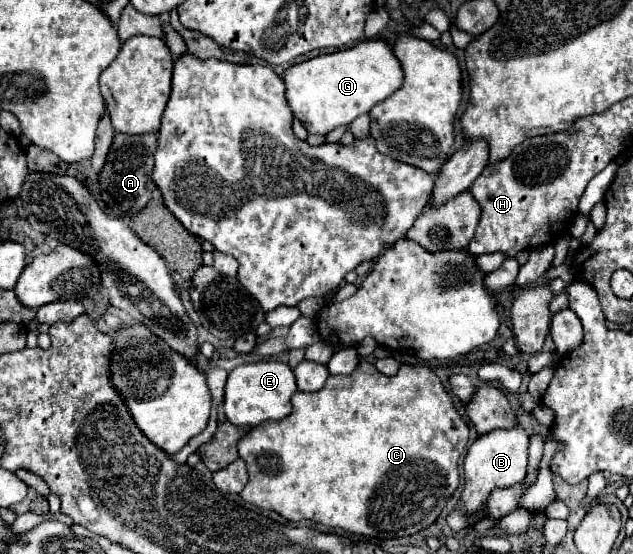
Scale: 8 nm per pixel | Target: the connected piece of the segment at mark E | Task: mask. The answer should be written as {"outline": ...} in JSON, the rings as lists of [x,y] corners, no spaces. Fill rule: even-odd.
{"outline":[[[265,359],[257,363],[243,363],[235,367],[225,383],[225,397],[223,407],[225,415],[233,425],[255,427],[265,421],[283,419],[291,413],[291,395],[297,391],[293,369],[275,359]]]}

